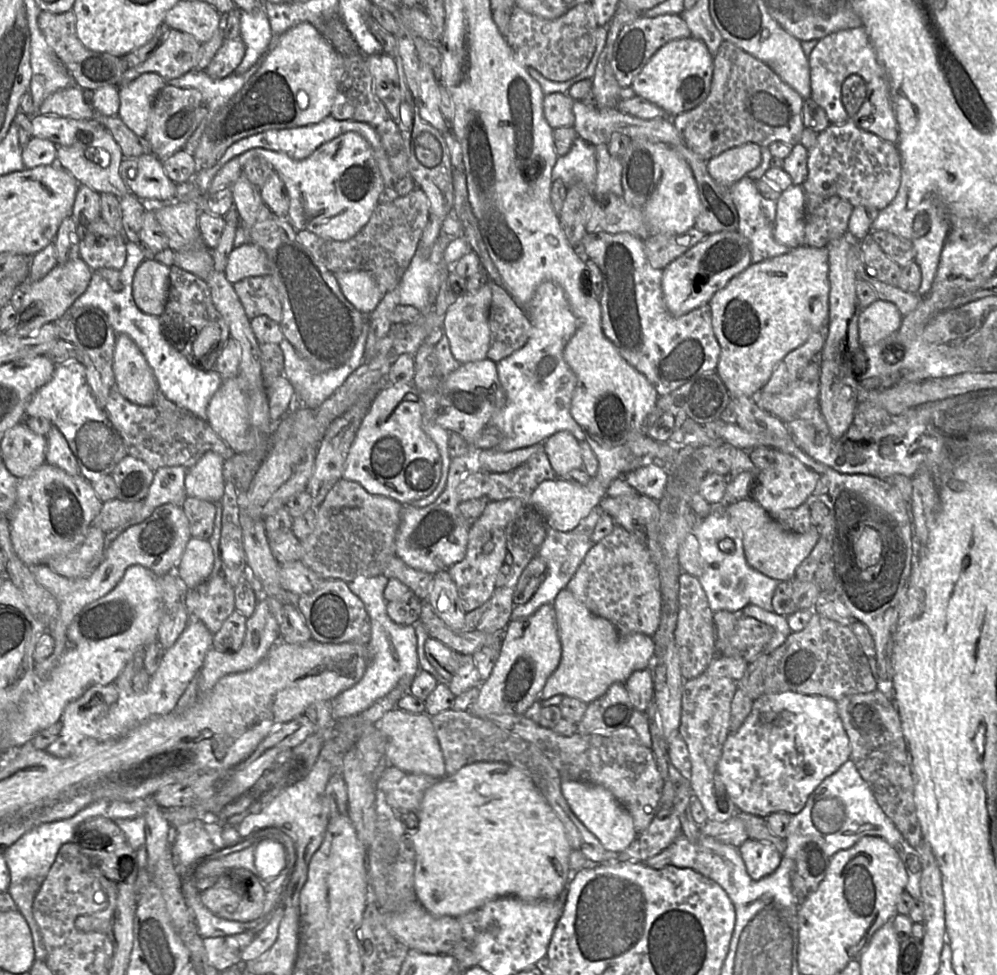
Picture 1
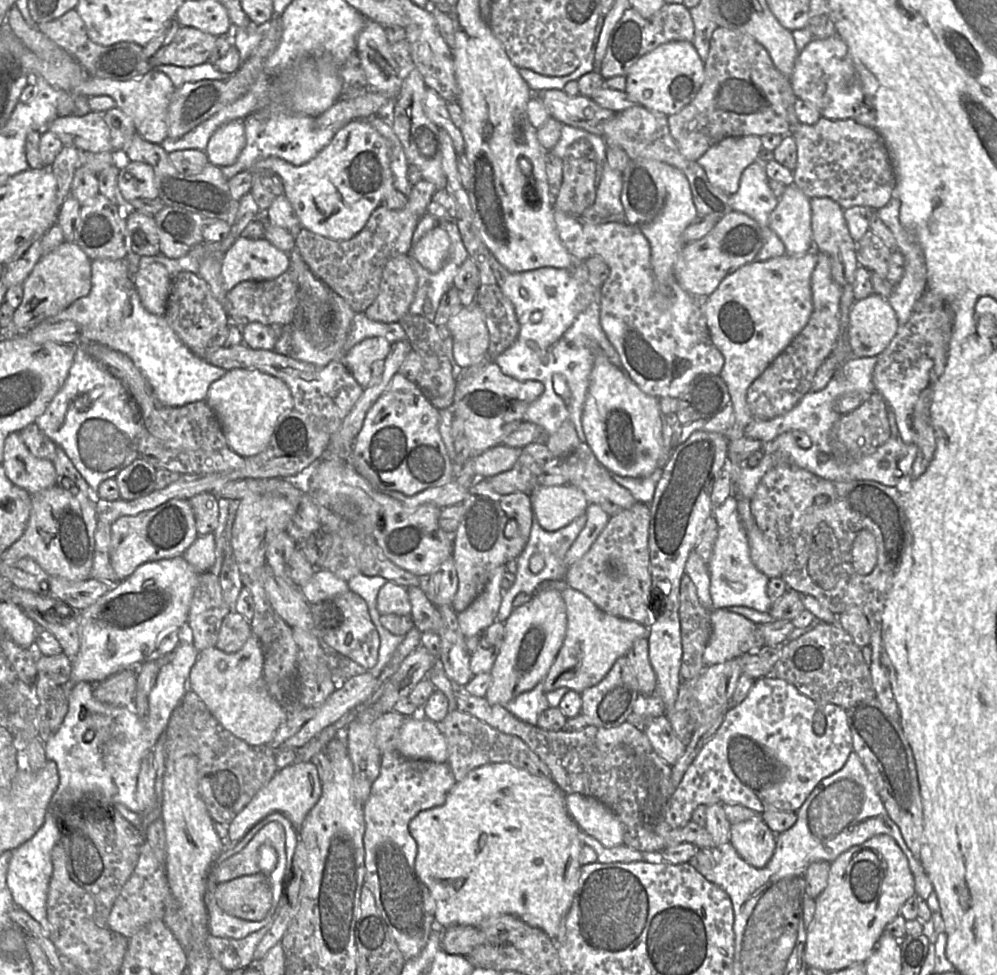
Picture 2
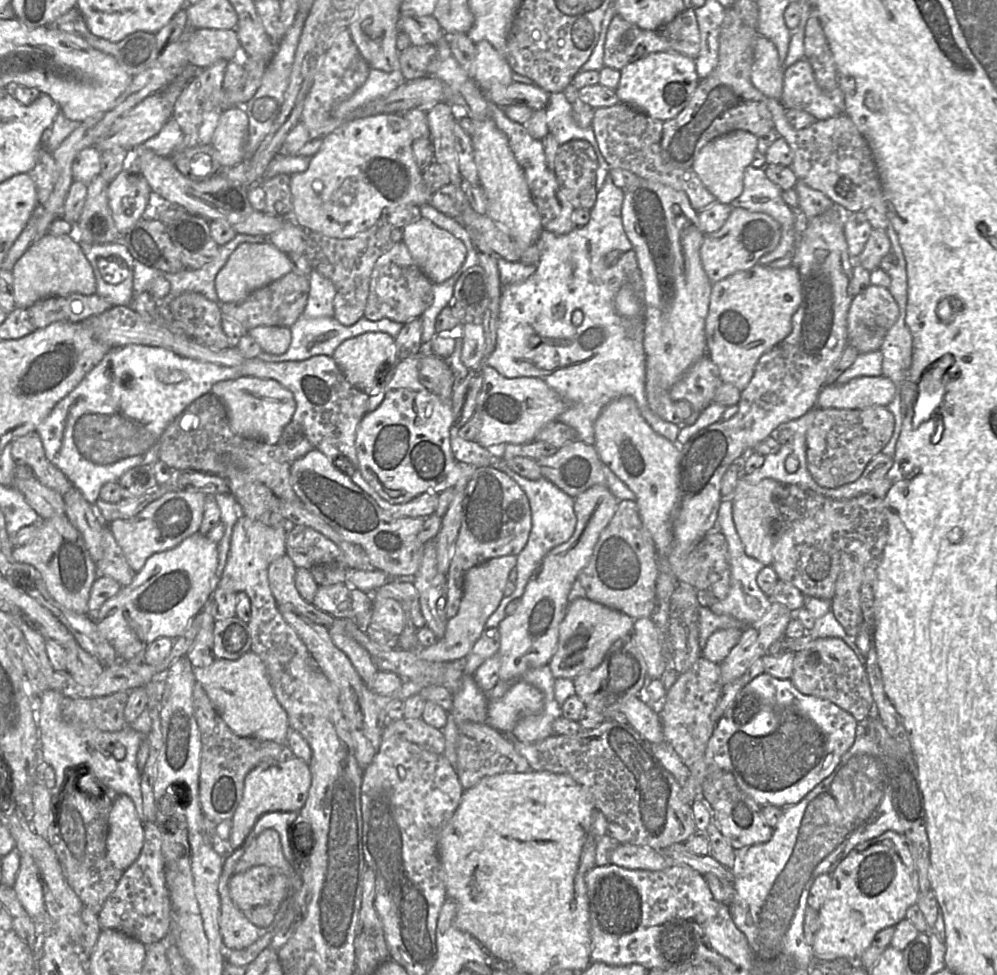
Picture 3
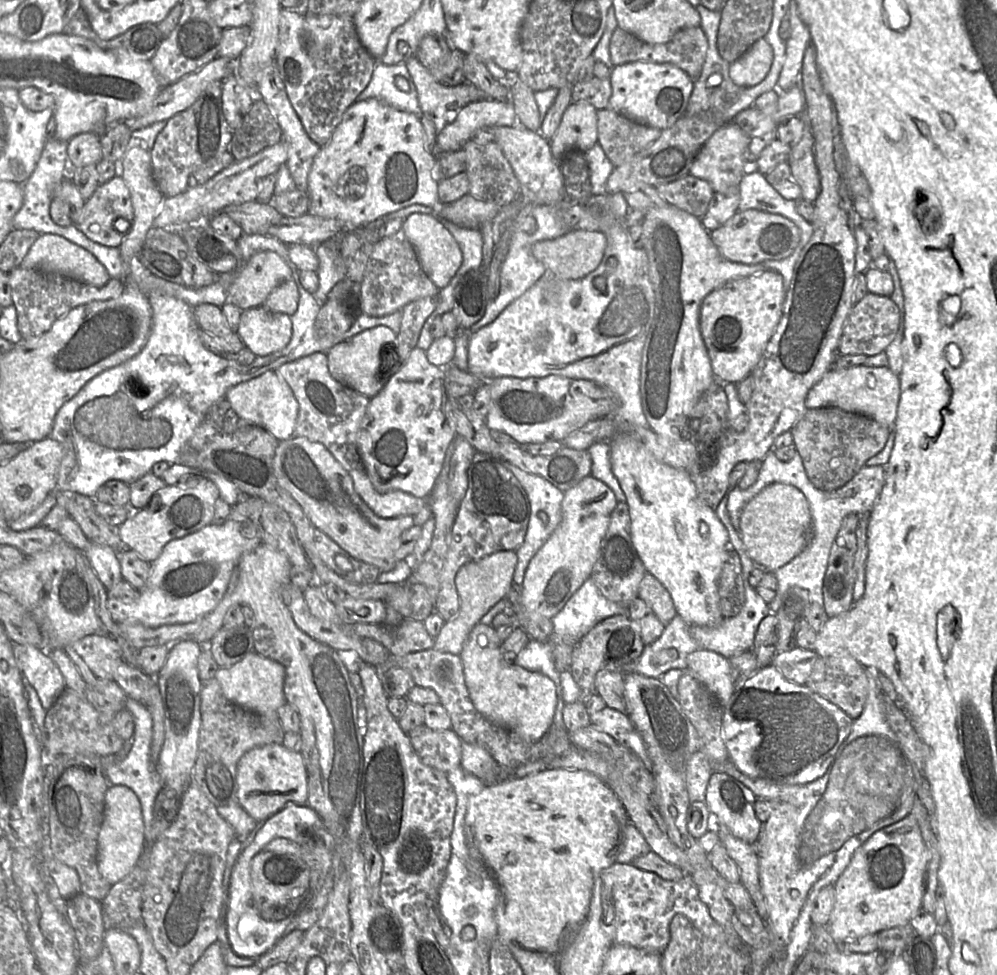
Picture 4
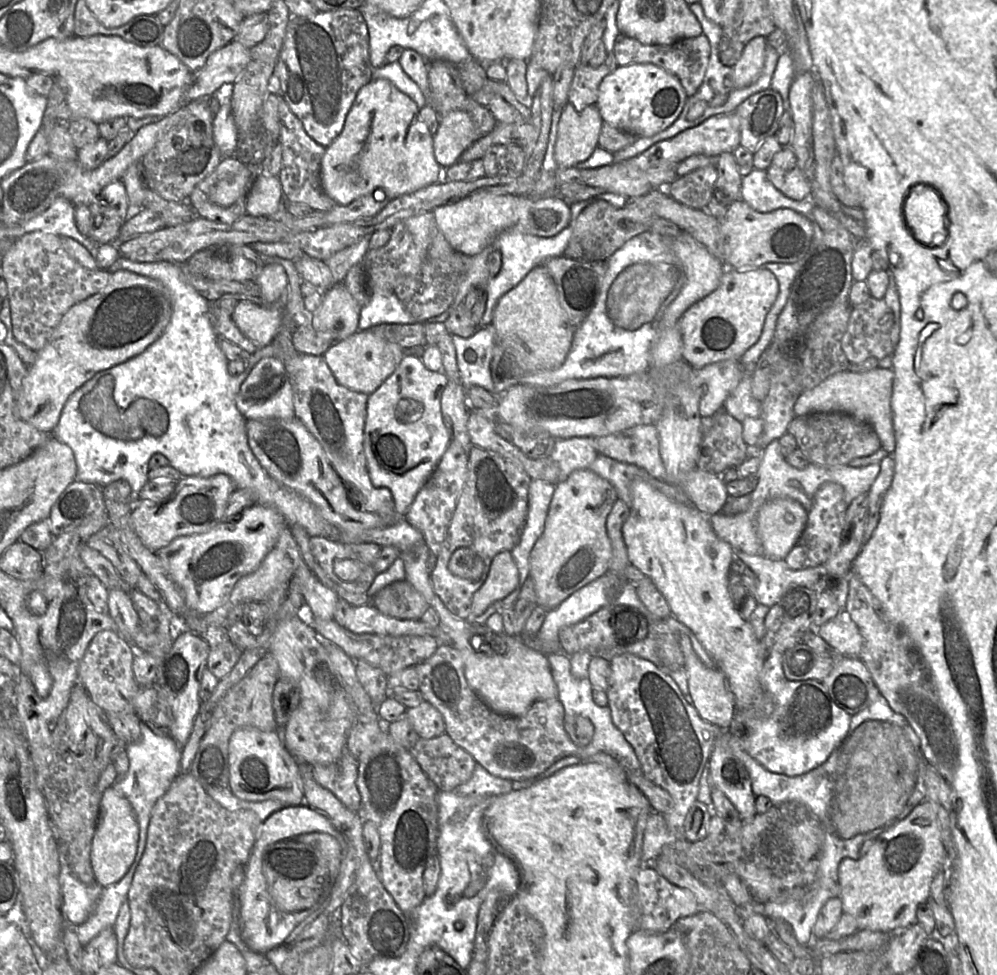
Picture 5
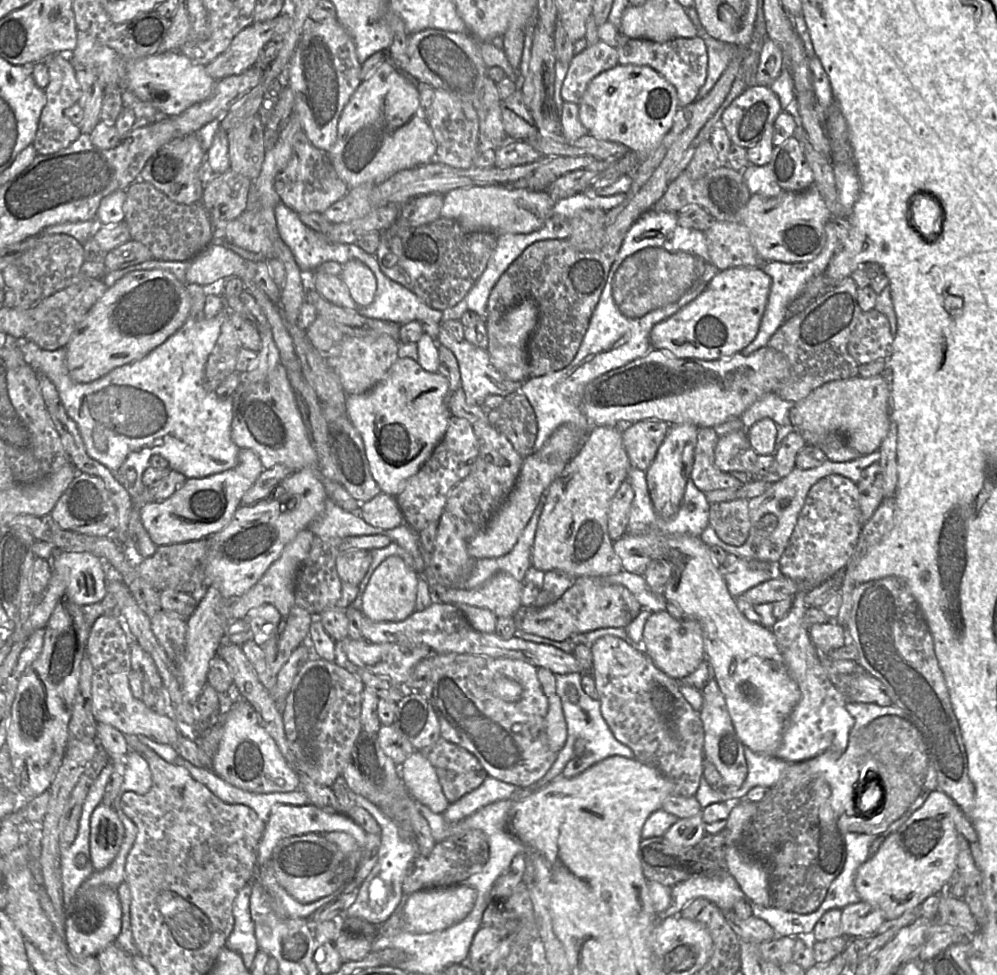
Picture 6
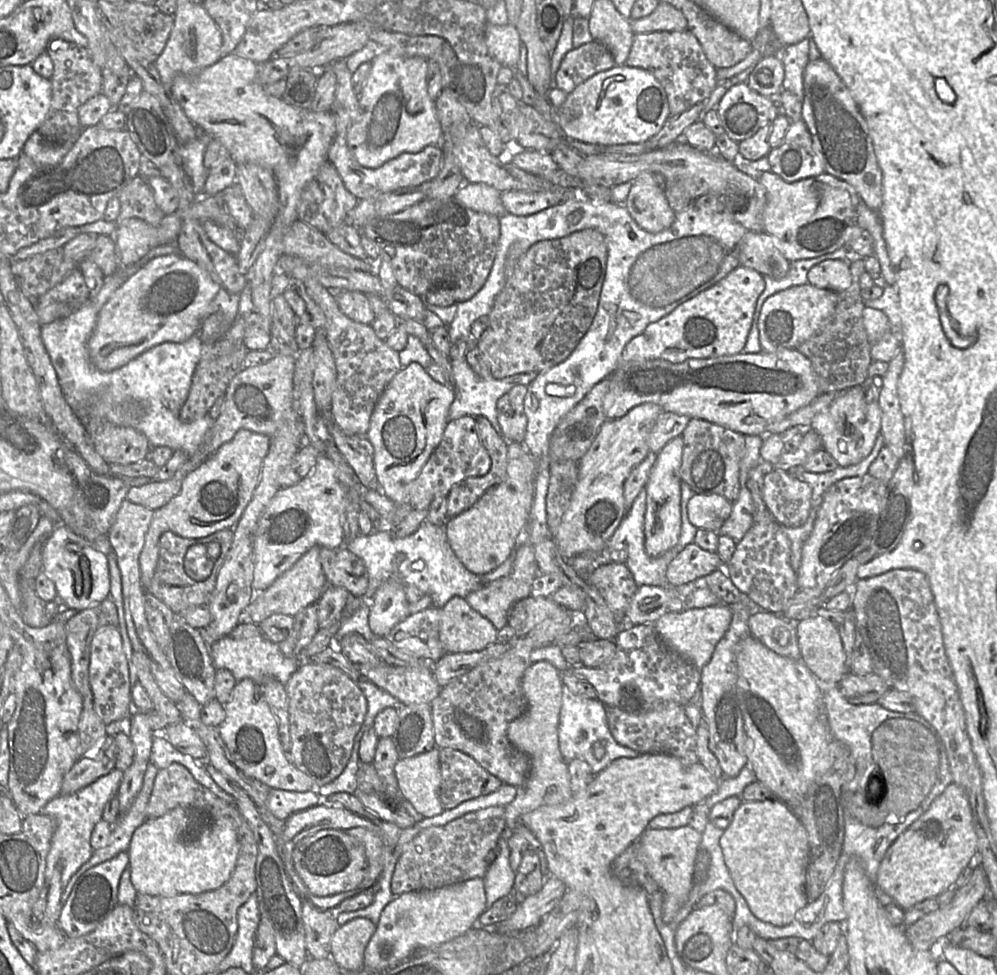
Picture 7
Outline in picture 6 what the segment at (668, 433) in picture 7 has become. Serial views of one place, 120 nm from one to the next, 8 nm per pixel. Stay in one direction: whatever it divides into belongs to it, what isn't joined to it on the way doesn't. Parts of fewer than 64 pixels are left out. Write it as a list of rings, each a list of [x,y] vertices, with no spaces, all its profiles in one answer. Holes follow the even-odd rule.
[[[657,419],[642,420],[623,428],[623,445],[631,466],[646,471],[670,428],[671,424]]]

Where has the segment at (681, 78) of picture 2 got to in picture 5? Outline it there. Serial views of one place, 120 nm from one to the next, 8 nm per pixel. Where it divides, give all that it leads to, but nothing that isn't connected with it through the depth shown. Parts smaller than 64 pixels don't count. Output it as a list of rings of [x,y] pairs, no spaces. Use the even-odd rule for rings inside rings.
[[[635,63],[617,66],[603,78],[595,106],[603,122],[637,137],[650,137],[679,117],[687,98],[676,76],[651,63]]]

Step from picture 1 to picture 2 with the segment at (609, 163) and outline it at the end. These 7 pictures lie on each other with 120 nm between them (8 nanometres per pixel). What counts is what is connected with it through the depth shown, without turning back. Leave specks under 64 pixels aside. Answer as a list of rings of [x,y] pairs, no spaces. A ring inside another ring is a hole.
[[[607,162],[596,189],[593,209],[602,217],[609,217],[609,222],[625,223],[625,214],[621,202],[622,173],[611,169]]]

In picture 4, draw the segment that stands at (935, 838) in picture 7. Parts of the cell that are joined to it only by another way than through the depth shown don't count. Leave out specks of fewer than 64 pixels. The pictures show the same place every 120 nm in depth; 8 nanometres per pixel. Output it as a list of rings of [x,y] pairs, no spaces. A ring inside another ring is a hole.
[[[910,813],[874,833],[856,849],[834,885],[835,904],[827,924],[834,941],[838,944],[847,939],[878,934],[884,929],[910,925],[911,918],[922,907],[928,864],[929,851],[918,823]]]

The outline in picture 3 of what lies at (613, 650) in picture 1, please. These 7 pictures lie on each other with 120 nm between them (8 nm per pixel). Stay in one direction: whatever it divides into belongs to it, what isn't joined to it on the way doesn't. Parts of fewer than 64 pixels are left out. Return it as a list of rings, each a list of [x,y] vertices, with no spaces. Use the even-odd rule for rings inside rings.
[[[587,597],[570,602],[559,626],[557,648],[549,662],[554,678],[573,680],[576,676],[599,666],[611,645],[616,640],[631,634],[633,625],[634,619],[630,616]]]

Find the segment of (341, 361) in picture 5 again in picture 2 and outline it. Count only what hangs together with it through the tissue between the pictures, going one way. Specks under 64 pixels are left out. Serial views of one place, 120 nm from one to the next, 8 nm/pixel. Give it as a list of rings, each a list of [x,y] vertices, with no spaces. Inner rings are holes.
[[[384,337],[366,338],[353,346],[344,356],[344,363],[363,387],[367,388],[376,383],[373,377],[373,365],[384,361],[390,353],[392,344]]]

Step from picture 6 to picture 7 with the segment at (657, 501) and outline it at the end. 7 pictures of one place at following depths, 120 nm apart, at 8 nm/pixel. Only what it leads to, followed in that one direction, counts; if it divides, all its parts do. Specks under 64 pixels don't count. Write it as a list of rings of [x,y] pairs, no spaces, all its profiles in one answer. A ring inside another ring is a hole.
[[[682,435],[669,441],[657,454],[656,462],[646,483],[646,512],[644,516],[645,551],[650,557],[658,557],[678,542],[681,530],[680,467],[684,440]]]

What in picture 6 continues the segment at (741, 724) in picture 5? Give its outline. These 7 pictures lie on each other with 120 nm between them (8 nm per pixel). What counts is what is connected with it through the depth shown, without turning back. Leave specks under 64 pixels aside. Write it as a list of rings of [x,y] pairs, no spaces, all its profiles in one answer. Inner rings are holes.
[[[806,592],[794,595],[790,611],[777,620],[771,629],[790,675],[801,693],[800,700],[787,720],[781,745],[775,755],[789,764],[812,759],[828,749],[844,752],[853,726],[853,719],[846,710],[847,701],[829,679],[820,662],[820,653],[809,637],[804,617],[807,610],[805,595]]]

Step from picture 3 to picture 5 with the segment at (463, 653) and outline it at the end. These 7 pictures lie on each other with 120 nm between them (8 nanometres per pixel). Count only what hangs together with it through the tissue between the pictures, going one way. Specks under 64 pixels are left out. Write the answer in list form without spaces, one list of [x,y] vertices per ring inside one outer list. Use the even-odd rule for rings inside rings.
[[[511,551],[497,553],[486,579],[472,597],[470,618],[482,615],[489,606],[504,599],[517,583],[518,570]]]

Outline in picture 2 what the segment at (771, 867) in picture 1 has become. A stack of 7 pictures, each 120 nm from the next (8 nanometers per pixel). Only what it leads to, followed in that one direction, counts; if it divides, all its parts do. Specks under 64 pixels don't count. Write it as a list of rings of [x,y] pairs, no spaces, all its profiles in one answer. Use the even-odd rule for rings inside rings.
[[[758,815],[731,824],[730,843],[750,865],[764,868],[775,852],[777,835],[767,825],[762,815]]]

